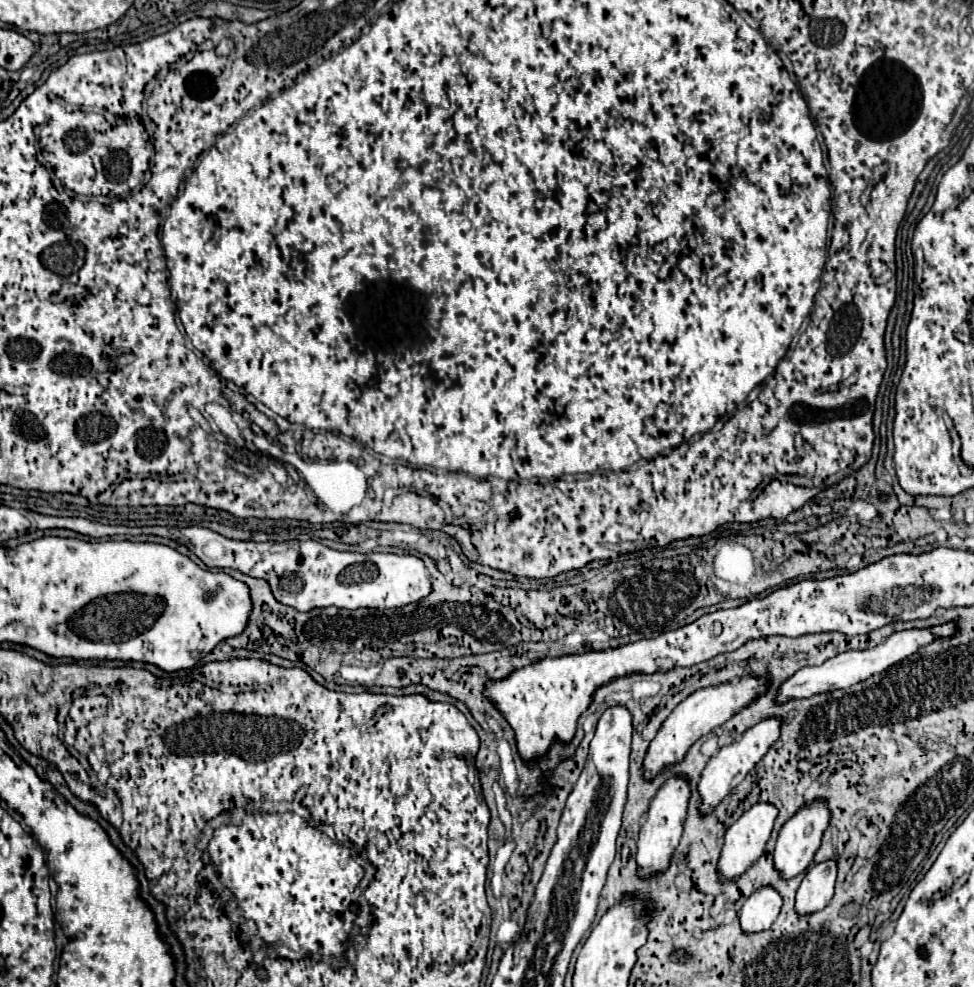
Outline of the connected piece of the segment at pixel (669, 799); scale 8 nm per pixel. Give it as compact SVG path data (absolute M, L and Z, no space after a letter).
M675 776L669 778L663 788L655 794L649 812L647 812L647 820L641 826L639 832L639 840L637 840L637 876L639 878L651 878L655 874L661 874L669 868L671 858L675 848L679 846L681 840L681 832L683 832L683 820L687 814L687 804L689 804L689 784L685 778Z

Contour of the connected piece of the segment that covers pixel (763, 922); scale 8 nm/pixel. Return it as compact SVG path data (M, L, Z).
M761 888L747 898L739 912L741 930L747 934L769 930L781 910L781 896L773 888Z

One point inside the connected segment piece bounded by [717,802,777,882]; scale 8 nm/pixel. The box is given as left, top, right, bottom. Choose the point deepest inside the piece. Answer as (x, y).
(745, 841)

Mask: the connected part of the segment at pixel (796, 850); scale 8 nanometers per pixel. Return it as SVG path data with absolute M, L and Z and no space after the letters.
M817 800L817 802L811 802L805 808L801 808L781 828L779 838L777 838L777 846L775 846L775 854L773 854L773 866L775 866L775 870L779 872L779 876L783 880L791 880L791 878L795 878L797 874L801 874L801 872L805 872L809 868L827 826L829 826L829 810L827 810L823 800Z

